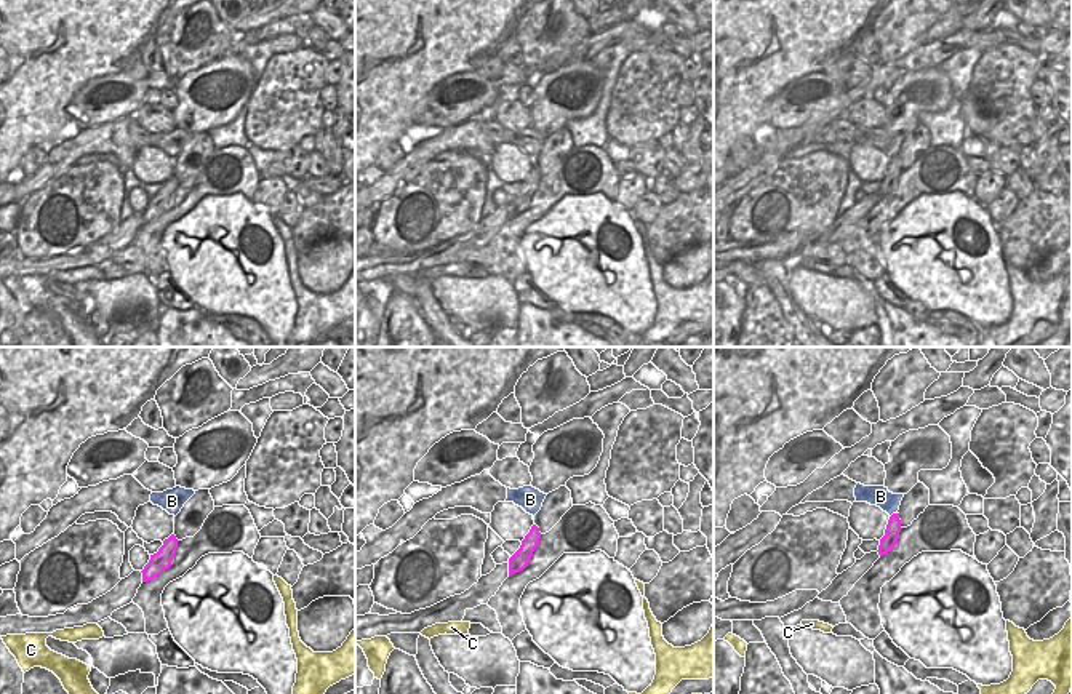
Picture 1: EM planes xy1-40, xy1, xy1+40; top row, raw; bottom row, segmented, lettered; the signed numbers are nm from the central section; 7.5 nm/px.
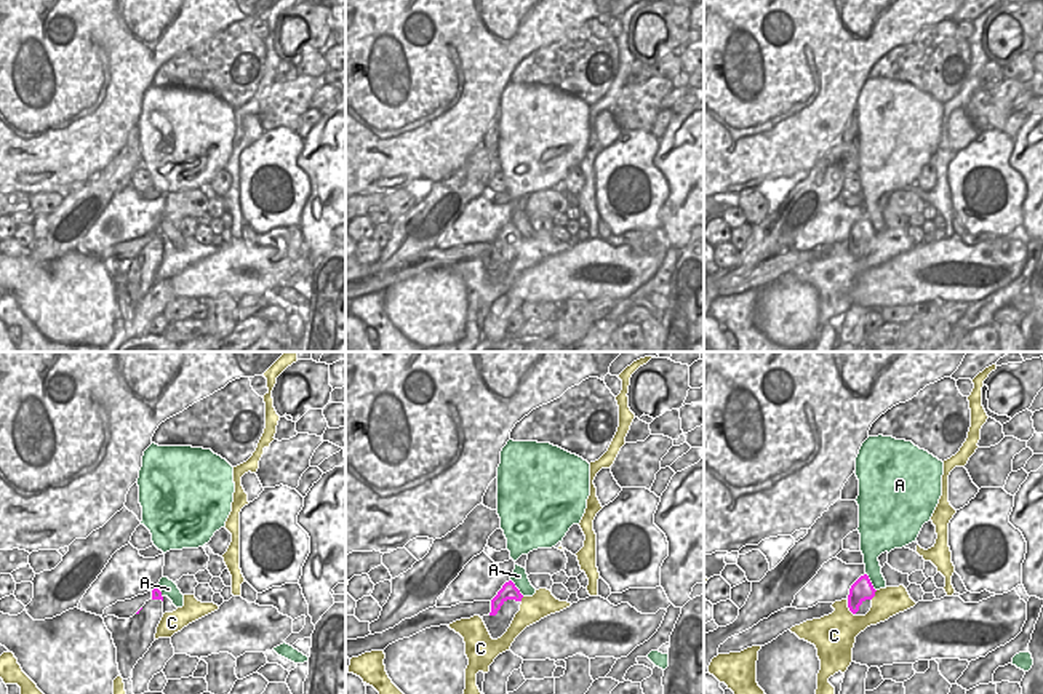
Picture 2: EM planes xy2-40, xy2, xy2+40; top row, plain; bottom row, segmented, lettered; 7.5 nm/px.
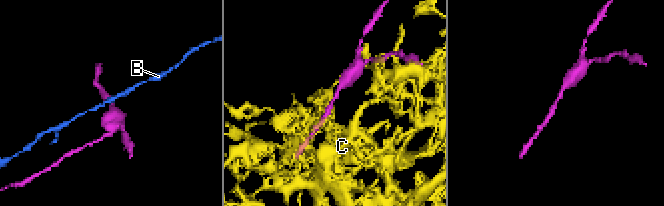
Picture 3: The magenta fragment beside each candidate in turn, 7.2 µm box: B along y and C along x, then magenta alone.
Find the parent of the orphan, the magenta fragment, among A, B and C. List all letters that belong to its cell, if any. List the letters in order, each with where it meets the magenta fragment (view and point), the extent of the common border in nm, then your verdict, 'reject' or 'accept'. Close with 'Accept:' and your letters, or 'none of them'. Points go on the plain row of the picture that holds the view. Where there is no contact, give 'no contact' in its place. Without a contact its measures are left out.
A: contact xy2+40 (871, 224); length 160 nm; reject
B: contact xy1+40 (893, 155); length 70 nm; reject
C: contact xy2+40 (848, 248); length 130 nm; reject
Accept: none of them

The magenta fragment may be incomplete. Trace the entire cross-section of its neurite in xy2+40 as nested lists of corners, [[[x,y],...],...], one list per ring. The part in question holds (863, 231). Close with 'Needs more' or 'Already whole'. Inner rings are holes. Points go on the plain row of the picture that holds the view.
[[[837,198],[822,206],[817,216],[795,237],[792,249],[808,251],[817,245],[846,241],[854,257],[872,249],[875,230],[865,216],[865,206],[846,206]]]. Needs more.

